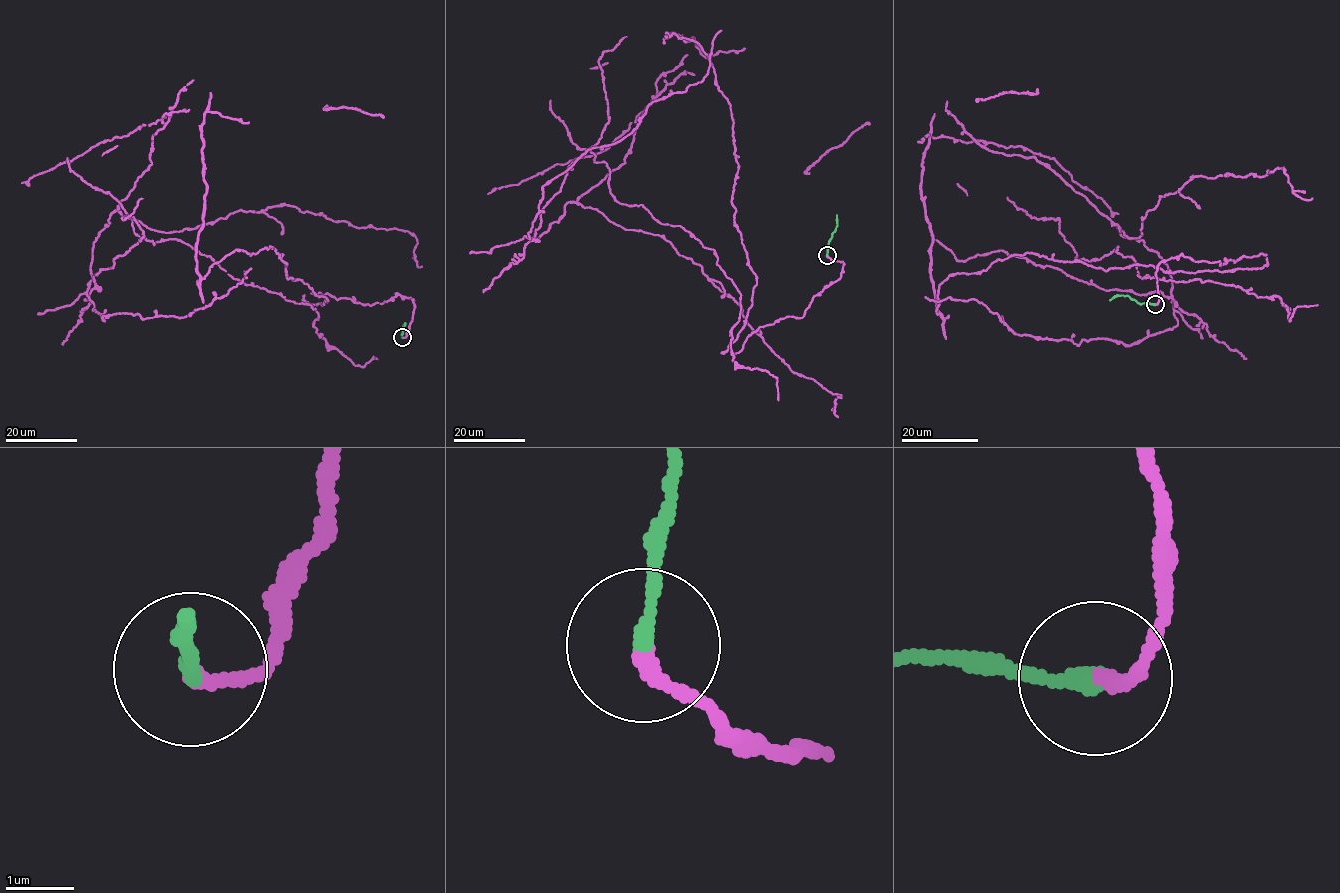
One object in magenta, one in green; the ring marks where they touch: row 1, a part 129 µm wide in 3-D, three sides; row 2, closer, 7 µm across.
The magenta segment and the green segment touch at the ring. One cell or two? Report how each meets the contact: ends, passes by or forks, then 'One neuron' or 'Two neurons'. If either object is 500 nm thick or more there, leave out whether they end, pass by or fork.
At the ring magenta ends. At the ring green ends. One neuron

